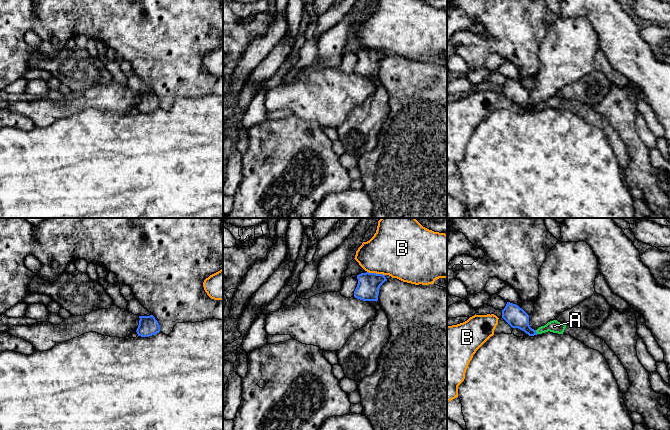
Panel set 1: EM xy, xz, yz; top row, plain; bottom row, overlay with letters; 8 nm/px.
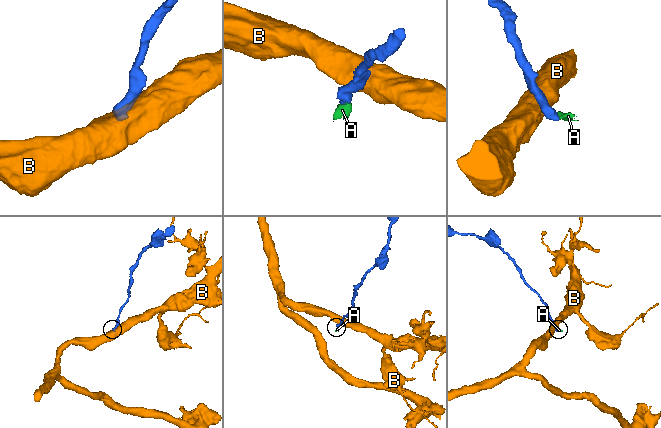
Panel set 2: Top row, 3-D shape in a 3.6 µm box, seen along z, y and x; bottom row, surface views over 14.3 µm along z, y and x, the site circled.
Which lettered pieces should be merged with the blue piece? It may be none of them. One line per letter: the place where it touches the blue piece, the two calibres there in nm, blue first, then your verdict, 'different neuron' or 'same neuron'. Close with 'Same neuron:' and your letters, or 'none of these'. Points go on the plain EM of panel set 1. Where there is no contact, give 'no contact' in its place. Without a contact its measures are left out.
A: contact yz (536, 108); calibres 170 and 100 nm; same neuron
B: contact xz (375, 49); calibres 180 and 420 nm; different neuron
Same neuron: A

